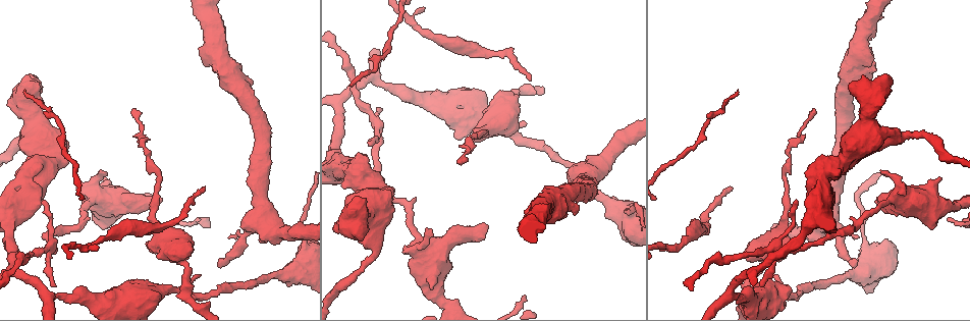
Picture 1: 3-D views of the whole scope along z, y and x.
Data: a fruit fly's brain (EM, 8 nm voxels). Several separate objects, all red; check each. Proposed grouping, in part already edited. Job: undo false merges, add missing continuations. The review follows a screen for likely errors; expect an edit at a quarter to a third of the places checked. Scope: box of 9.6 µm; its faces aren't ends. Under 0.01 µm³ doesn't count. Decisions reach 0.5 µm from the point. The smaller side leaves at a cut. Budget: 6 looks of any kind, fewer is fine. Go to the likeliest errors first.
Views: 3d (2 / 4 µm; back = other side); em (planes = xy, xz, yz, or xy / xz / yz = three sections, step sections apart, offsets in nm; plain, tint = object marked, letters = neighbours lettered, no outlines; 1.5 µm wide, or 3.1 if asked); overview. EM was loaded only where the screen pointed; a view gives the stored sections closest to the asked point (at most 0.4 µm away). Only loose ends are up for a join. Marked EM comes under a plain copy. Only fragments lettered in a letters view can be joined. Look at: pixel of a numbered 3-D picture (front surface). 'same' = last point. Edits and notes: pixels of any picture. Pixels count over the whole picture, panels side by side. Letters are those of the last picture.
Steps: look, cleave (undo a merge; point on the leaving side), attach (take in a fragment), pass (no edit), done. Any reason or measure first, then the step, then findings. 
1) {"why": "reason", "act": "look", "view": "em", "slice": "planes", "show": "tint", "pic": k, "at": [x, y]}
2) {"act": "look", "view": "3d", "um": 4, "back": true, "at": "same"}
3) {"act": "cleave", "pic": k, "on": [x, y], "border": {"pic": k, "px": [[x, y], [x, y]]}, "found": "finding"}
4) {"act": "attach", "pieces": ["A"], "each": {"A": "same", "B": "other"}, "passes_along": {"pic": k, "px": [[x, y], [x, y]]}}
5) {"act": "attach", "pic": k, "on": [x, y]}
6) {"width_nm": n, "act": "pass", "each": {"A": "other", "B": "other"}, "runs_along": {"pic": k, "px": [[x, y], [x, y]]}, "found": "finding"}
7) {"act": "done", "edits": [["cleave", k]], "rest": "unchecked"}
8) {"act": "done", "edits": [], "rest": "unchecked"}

{"why": "four or more arms meet", "act": "look", "view": "em", "slice": "planes", "show": "letters", "pic": 1, "at": [49, 249]}

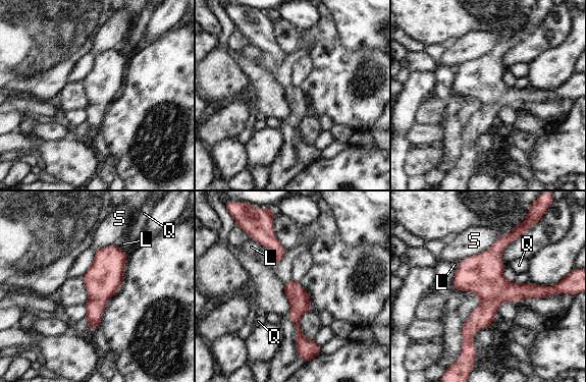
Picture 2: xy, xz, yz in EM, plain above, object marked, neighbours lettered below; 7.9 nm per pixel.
{"width_nm": 160, "longest_contact_nm": ["S", 400], "act": "pass", "each": {"L": "other", "Q": "other", "S": "other"}, "found": "all the same neuron"}

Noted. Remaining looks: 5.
{"why": "thick end", "act": "look", "view": "em", "slice": "planes", "show": "letters", "pic": 1, "at": [37, 84]}

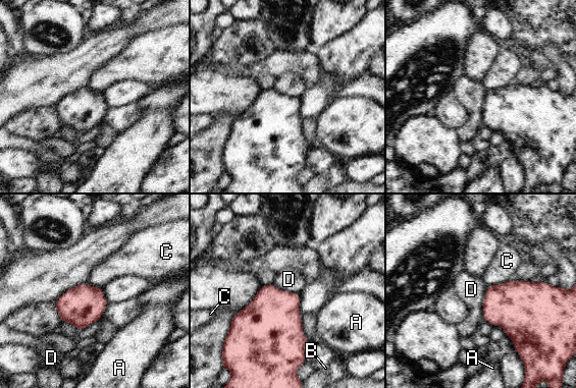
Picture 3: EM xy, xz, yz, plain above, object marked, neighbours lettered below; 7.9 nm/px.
{"act": "pass", "each": {"A": "other", "B": "other", "C": "other", "D": "other"}, "border": {"pic": 3, "px": [[511, 279], [487, 287]]}, "found": "no lettered fragment goes on from it"}

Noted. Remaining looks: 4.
{"why": "thin end", "act": "look", "view": "3d", "um": 2, "back": true, "pic": 1, "at": [524, 296]}

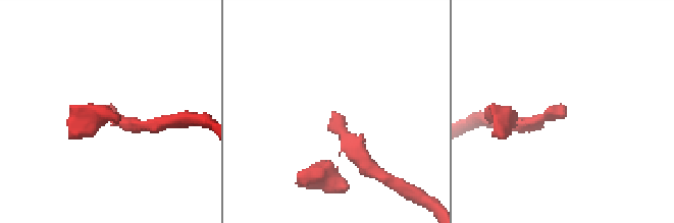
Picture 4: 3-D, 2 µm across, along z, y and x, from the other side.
{"act": "look", "view": "em", "slice": "planes", "show": "letters", "pic": 4, "at": [566, 114]}

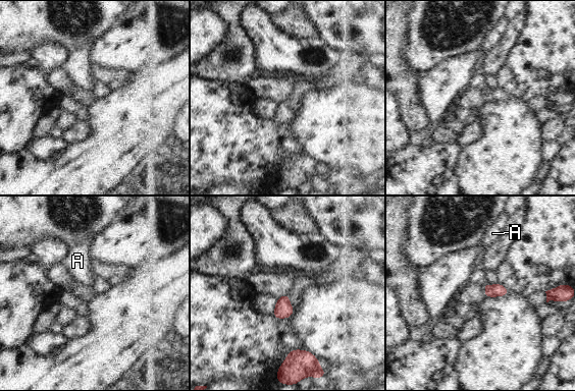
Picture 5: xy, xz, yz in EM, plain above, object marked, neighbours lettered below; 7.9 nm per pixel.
{"act": "attach", "pieces": ["A"], "each": {"A": "same"}, "passes_along": {"pic": 5, "px": [[499, 289], [484, 284], [478, 276]]}, "found": "the neuron continues"}

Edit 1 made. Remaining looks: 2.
{"act": "done", "edits": [["attach", 5]], "rest": "unchecked"}

